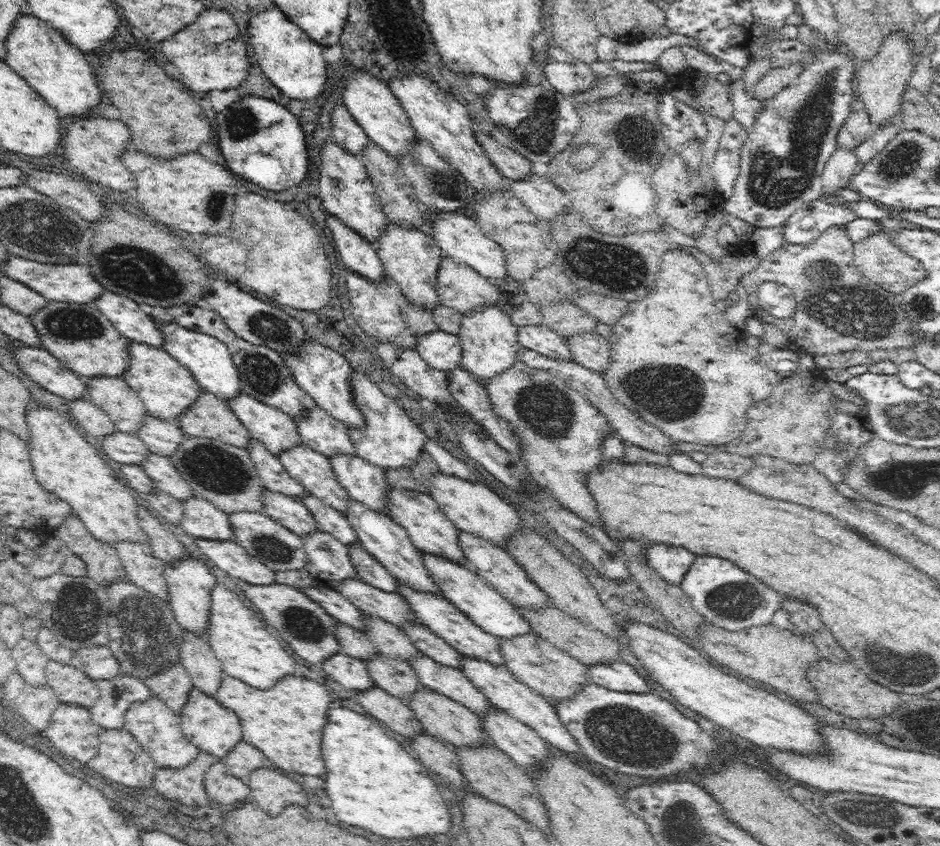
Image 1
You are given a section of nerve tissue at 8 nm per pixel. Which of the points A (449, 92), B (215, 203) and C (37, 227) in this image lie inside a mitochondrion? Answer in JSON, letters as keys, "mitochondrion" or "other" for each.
{"A":"other","B":"mitochondrion","C":"mitochondrion"}

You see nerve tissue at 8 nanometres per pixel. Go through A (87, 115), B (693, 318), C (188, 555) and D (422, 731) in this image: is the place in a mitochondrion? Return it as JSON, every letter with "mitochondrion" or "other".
{"A":"other","B":"other","C":"other","D":"other"}

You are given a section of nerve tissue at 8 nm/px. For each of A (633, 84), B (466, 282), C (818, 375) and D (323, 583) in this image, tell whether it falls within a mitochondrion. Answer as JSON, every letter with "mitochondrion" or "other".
{"A":"other","B":"other","C":"other","D":"other"}

